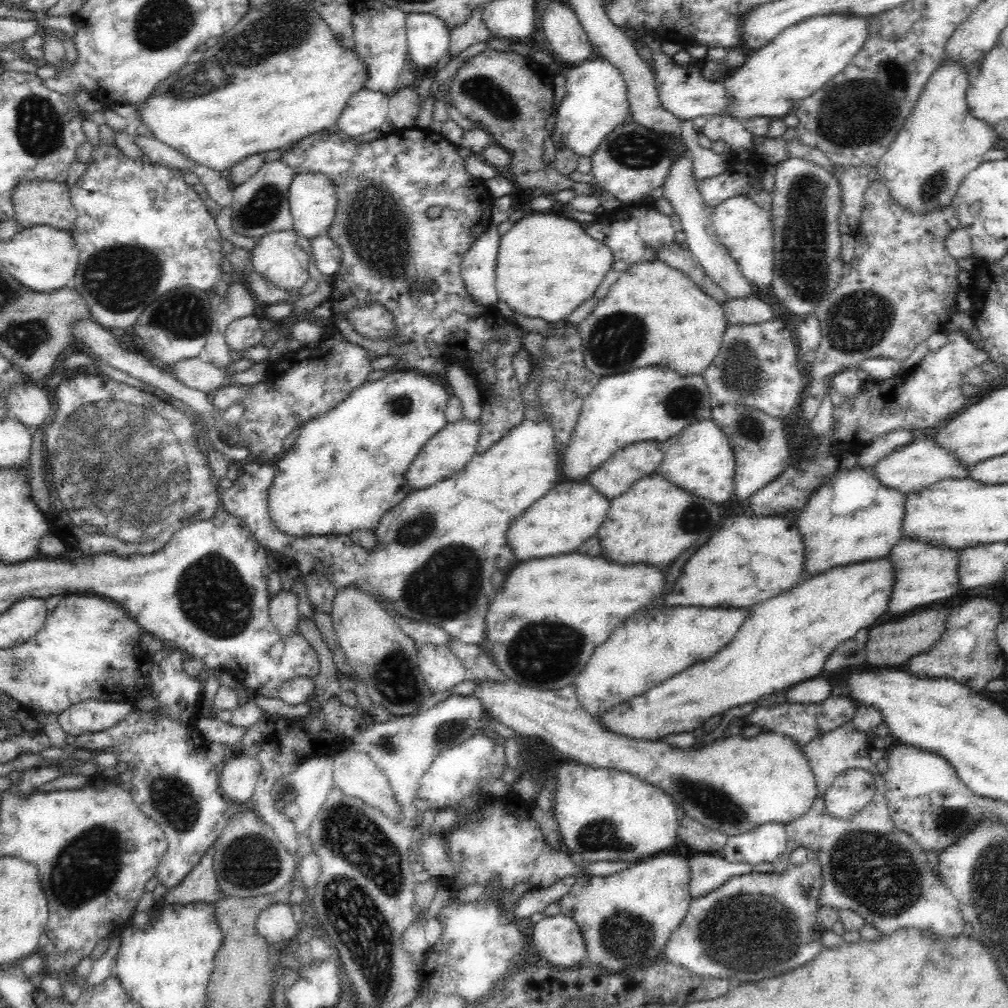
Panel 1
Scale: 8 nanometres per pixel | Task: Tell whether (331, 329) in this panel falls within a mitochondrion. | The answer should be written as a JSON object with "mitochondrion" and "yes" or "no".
{"mitochondrion":"no"}

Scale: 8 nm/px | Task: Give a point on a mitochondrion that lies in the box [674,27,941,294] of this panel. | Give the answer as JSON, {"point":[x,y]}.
{"point":[860,113]}

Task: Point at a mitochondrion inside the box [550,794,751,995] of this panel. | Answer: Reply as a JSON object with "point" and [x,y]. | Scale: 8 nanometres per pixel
{"point":[625,933]}

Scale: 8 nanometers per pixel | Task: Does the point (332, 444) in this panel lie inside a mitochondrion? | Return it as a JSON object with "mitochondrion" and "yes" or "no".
{"mitochondrion":"no"}

